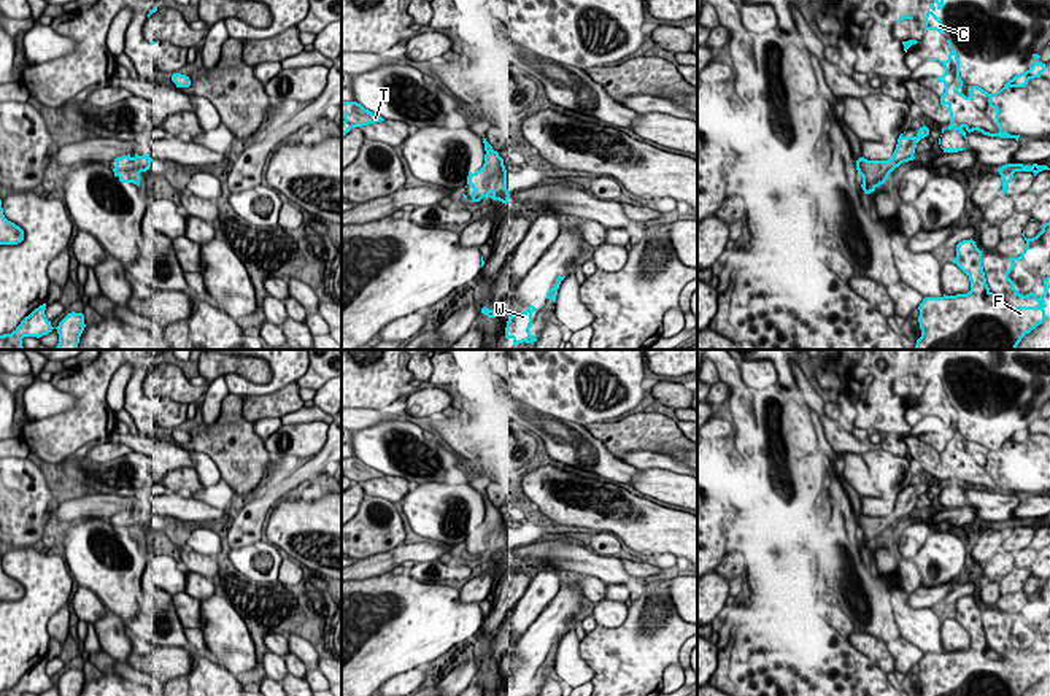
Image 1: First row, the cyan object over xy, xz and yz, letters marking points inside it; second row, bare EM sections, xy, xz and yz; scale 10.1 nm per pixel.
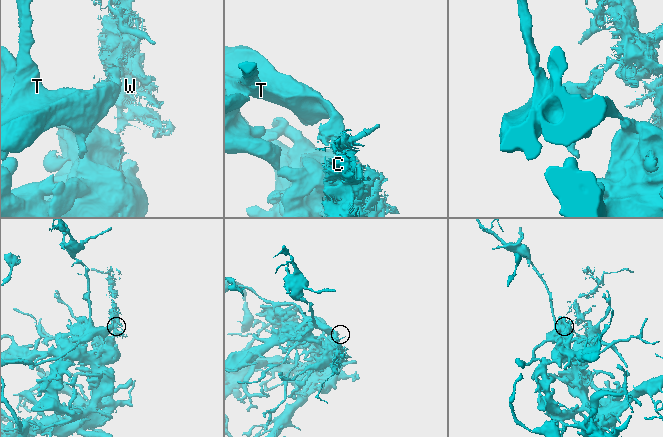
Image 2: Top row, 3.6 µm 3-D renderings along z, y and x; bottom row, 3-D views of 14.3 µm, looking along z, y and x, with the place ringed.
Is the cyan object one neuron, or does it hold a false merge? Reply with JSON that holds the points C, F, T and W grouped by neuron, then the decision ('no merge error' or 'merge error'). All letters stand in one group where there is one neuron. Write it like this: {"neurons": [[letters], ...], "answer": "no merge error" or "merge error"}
{"neurons": [["C", "F", "T", "W"]], "answer": "no merge error"}

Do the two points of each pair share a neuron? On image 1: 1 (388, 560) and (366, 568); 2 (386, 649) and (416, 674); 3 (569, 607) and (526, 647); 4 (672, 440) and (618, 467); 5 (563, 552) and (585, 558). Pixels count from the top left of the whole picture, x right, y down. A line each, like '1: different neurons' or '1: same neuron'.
1: same neuron
2: different neurons
3: same neuron
4: different neurons
5: same neuron

